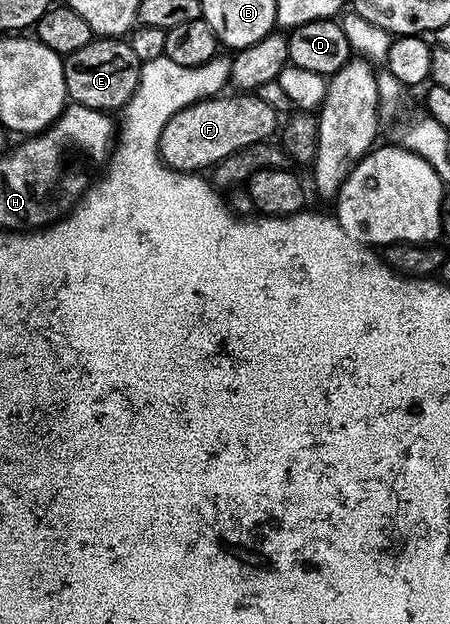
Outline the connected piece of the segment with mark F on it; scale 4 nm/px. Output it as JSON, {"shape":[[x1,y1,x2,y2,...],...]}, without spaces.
{"shape":[[216,95,206,101,198,101,196,105,186,105,161,131,159,136,159,156,168,169,175,169,178,173,195,173,207,171,224,161,229,155,241,151,250,145,258,145,276,136,281,125,280,114,269,107,257,95,235,95,239,97,227,97,228,95]]}

